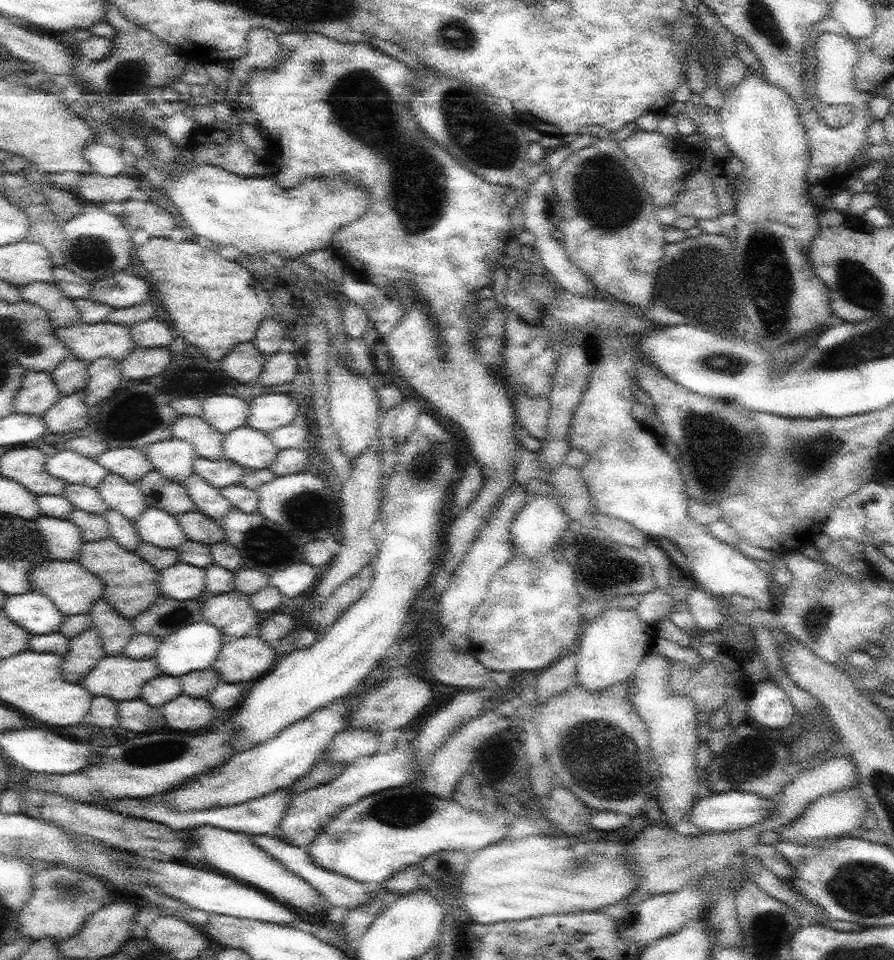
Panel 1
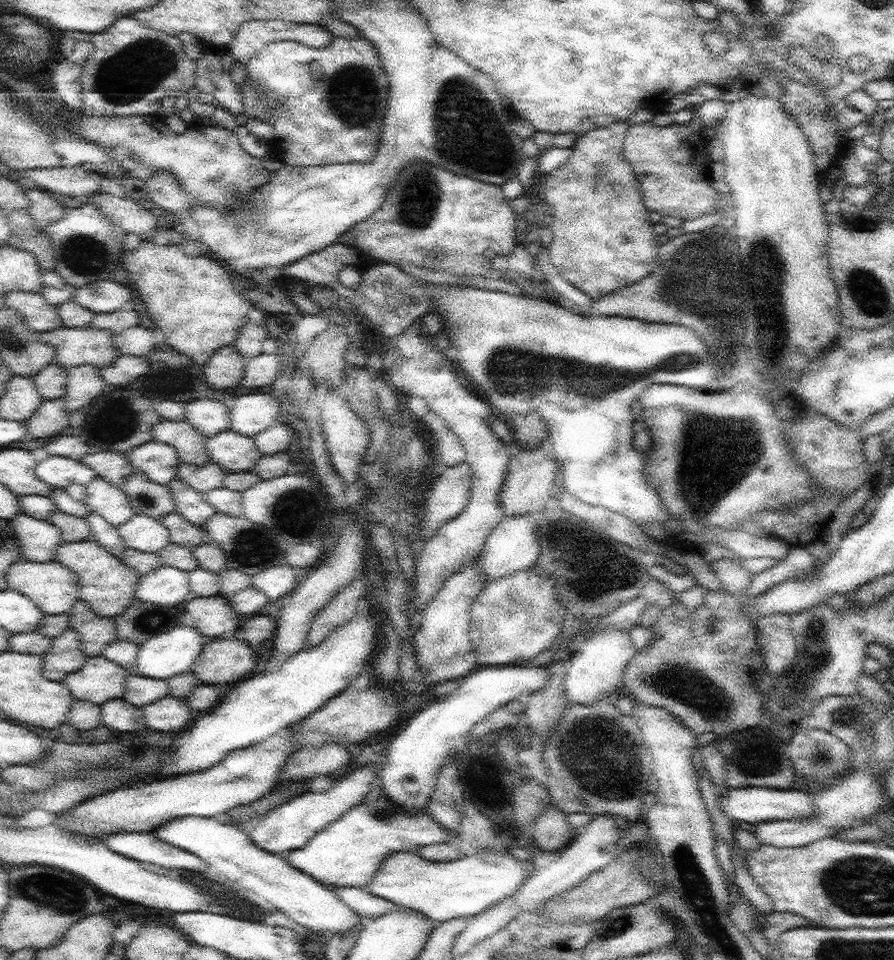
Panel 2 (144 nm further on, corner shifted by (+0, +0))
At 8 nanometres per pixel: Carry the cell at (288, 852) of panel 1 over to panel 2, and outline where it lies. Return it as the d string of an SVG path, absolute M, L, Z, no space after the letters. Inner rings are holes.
M329 886L335 896L347 904L359 918L377 918L381 914L387 914L391 910L397 910L397 906L387 900L387 898L381 898L377 894L371 894L369 888L359 888L359 886Z

